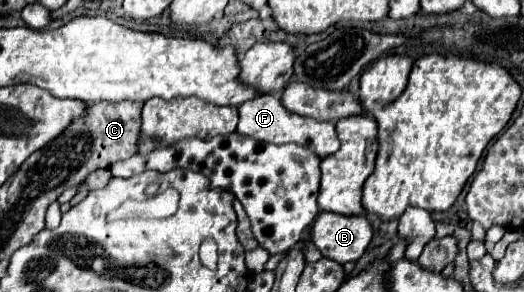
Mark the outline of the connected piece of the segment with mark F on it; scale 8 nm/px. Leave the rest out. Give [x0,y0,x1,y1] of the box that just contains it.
[236,94,340,158]

